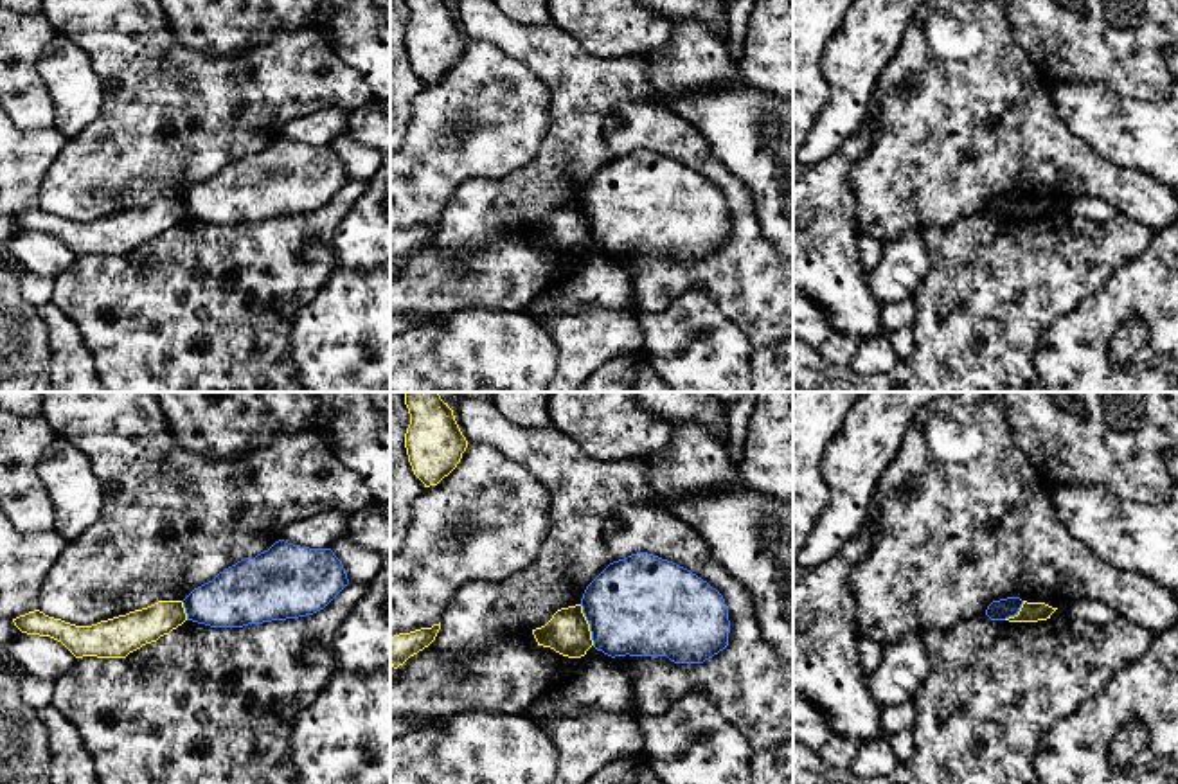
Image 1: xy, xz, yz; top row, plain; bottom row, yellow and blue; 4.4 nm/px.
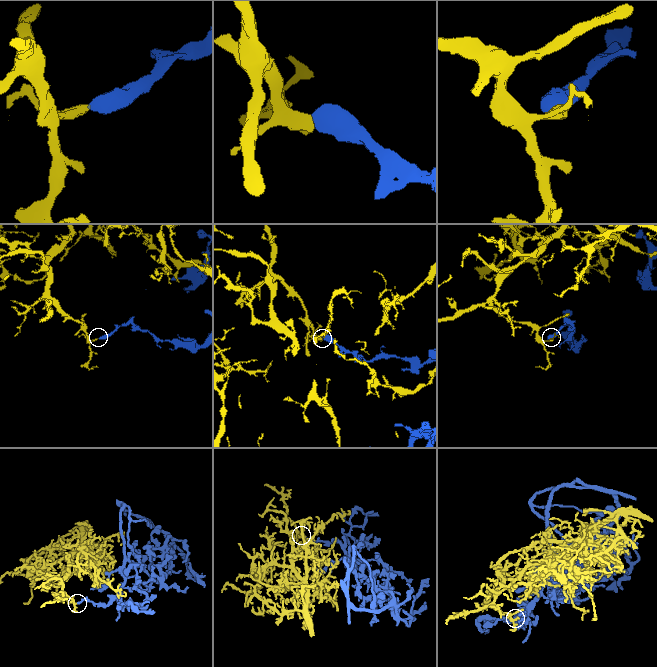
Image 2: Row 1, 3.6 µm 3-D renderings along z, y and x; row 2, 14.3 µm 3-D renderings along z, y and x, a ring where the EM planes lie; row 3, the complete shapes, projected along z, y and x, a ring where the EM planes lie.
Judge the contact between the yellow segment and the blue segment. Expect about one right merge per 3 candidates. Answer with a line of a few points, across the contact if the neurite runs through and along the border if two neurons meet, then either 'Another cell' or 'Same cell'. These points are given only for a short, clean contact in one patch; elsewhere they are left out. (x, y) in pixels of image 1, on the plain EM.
Line: xz (580, 202), (594, 241). Another cell

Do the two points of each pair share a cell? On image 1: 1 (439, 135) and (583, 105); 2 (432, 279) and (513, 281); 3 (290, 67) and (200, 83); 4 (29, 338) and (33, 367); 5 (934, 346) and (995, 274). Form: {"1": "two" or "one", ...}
{"1": "two", "2": "one", "3": "one", "4": "one", "5": "one"}

